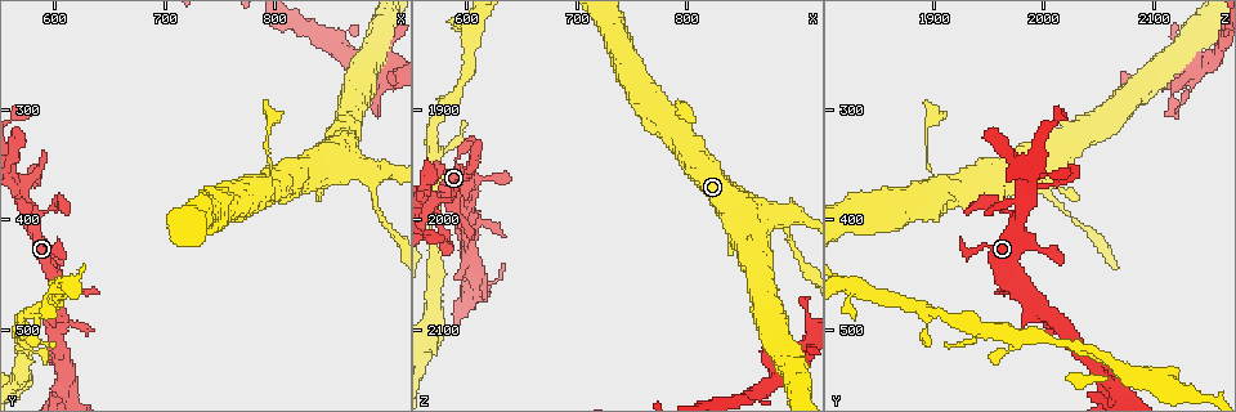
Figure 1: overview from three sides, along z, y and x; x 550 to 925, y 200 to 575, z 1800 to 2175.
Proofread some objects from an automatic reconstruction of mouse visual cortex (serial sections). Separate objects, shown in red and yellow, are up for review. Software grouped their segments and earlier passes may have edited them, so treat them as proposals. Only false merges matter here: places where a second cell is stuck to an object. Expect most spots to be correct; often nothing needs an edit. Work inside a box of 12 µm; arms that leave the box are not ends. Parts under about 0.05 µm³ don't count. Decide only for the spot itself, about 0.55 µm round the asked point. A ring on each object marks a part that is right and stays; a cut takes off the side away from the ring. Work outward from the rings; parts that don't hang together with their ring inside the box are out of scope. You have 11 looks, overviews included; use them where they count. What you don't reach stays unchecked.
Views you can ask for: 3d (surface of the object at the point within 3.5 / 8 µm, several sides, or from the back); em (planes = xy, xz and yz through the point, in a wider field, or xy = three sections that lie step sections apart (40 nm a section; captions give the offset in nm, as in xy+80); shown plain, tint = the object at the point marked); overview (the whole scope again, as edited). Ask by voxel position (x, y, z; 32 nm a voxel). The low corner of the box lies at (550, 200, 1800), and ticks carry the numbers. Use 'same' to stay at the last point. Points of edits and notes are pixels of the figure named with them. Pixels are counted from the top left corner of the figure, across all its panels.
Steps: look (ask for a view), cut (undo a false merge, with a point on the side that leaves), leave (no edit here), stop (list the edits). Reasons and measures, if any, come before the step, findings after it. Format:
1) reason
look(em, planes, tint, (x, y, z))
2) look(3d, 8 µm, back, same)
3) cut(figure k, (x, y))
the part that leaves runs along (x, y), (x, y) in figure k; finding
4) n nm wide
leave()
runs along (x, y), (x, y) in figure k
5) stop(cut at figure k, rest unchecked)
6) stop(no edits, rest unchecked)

a narrow waist
look(3d, 3.5 µm, (592, 426, 1998))

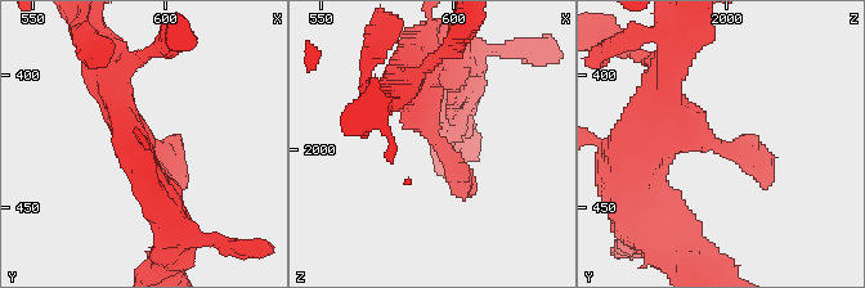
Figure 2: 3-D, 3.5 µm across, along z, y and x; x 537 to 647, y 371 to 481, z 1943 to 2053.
need the tissue
look(em, xy, step 3, tint, (593, 427, 1996))

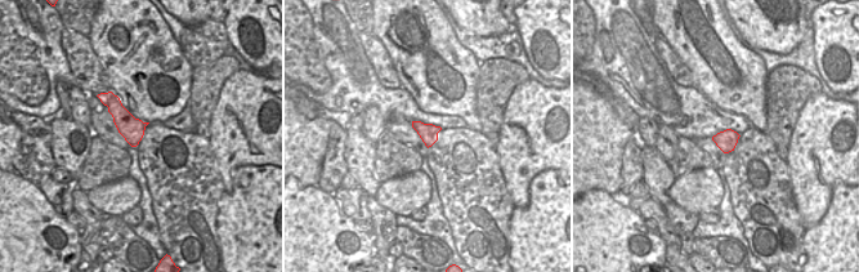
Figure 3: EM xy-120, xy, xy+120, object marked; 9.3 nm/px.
leave()
runs along (426, 52), (430, 138), (474, 190) in figure 2; continuous, no second cell

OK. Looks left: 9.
two arms at a narrow angle
look(3d, 8 µm, (614, 546, 2064))

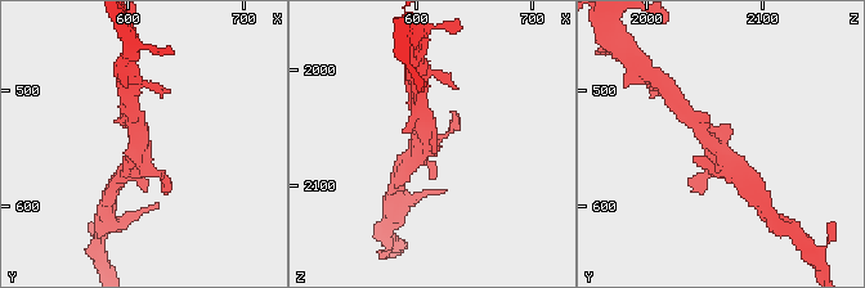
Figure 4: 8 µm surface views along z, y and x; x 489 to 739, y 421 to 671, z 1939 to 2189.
look(3d, 3.5 µm, (614, 548, 2064))

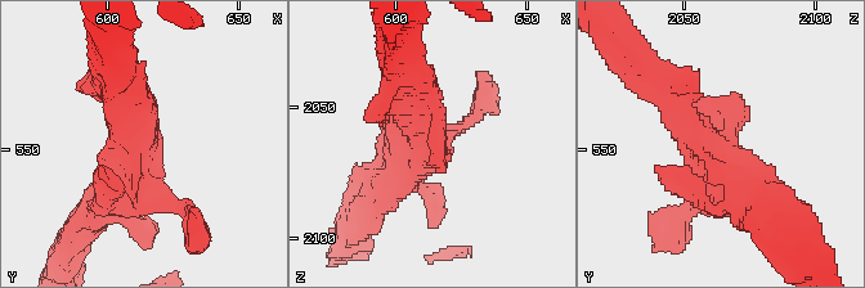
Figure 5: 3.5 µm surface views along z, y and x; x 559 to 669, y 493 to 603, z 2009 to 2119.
look(em, xy, step 2, tint, (616, 547, 2065))

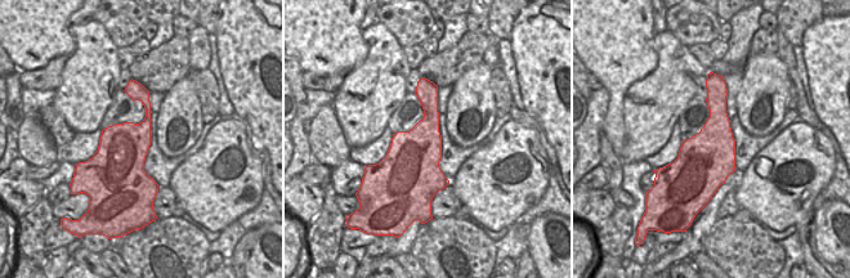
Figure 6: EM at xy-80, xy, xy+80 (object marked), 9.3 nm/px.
leave()
runs along (403, 85), (439, 148), (427, 165) in figure 5; one cell here

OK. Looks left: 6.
calibre changes
look(3d, 3.5 µm, (790, 366, 1906))

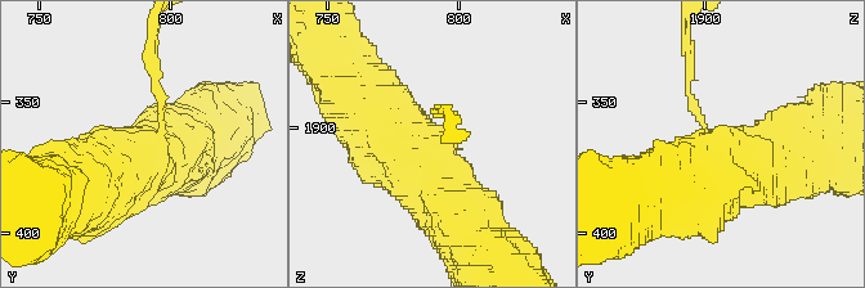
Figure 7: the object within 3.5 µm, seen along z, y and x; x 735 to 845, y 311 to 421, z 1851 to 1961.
need the tissue
look(em, xy, step 5, tint, (793, 366, 1907))

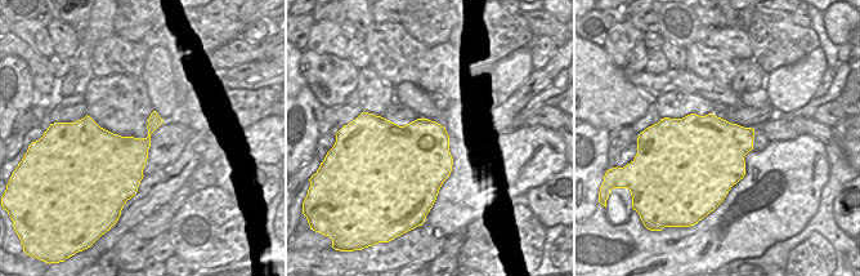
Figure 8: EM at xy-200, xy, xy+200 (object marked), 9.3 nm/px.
leave()
runs along (457, 225), (453, 205), (363, 97) in figure 7; all the same cell

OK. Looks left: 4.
sudden change in width
look(3d, 8 µm, (892, 370, 2002))

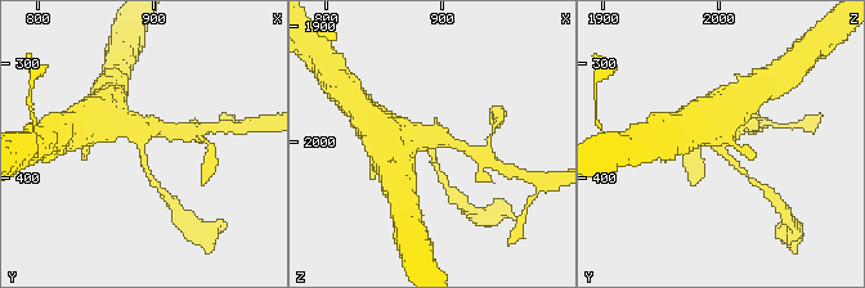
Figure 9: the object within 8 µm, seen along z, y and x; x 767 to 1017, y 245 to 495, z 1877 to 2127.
closer look
look(3d, 3.5 µm, (892, 372, 2002))

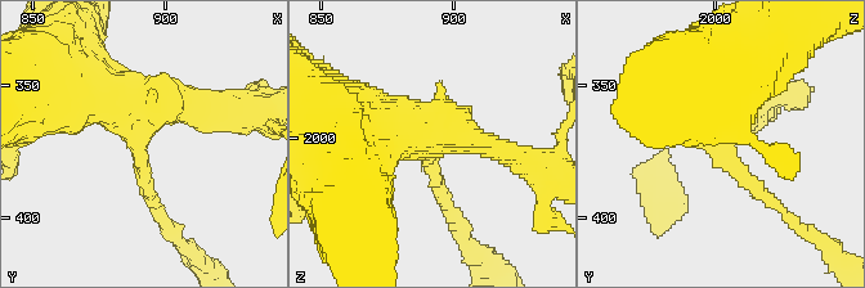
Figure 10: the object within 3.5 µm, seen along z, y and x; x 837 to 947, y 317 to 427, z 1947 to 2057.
look(em, xy, step 3, tint, same)

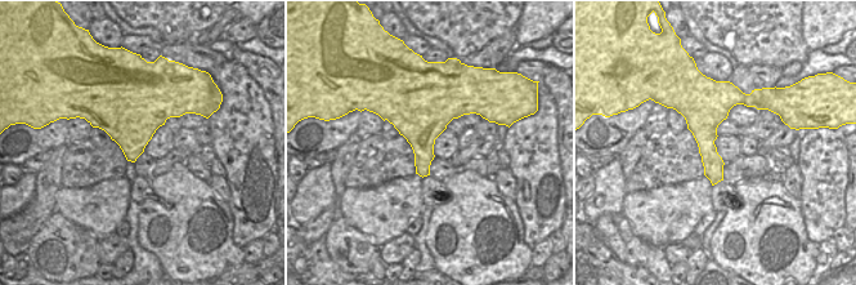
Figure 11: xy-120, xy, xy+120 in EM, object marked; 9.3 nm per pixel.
leave()
continuous, no second cell

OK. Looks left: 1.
stop(no edits, rest unchecked)

